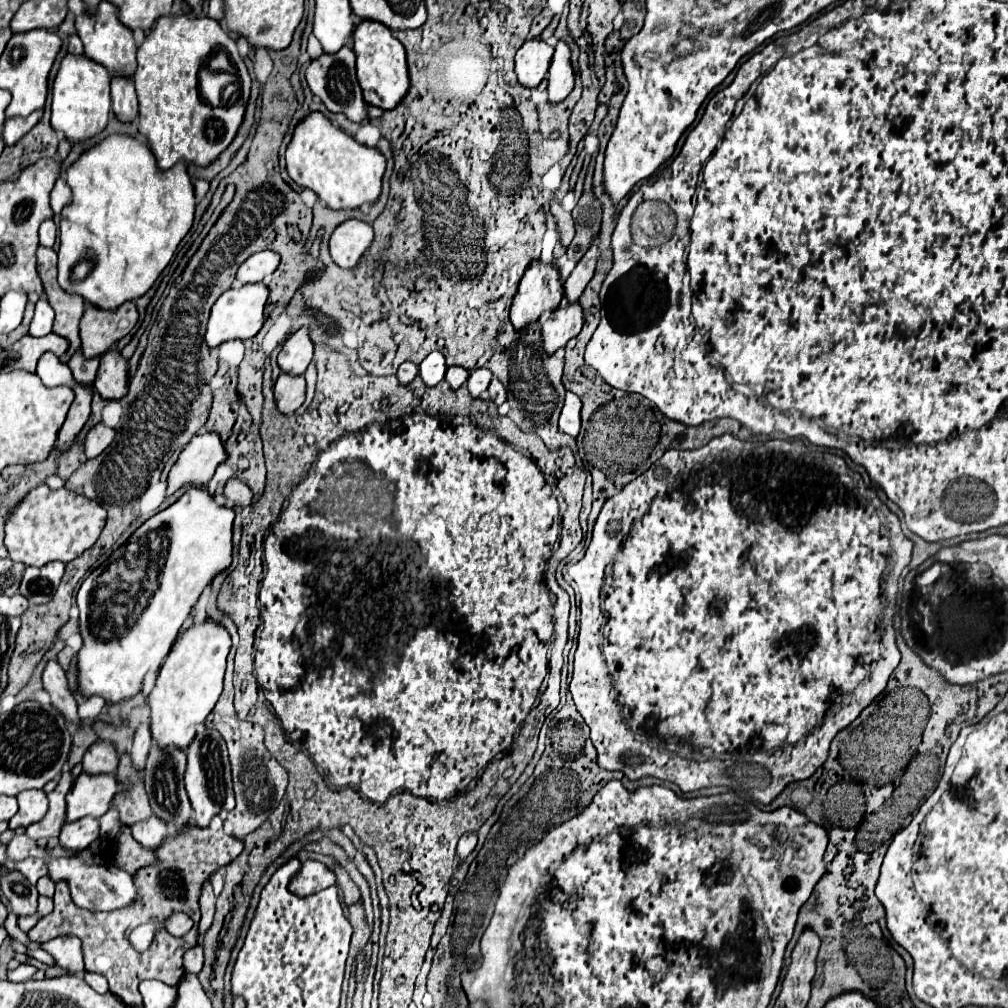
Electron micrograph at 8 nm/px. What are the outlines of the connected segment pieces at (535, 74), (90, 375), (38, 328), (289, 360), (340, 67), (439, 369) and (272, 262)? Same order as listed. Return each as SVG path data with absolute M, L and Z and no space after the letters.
M528 39L516 53L516 75L518 81L532 89L538 87L540 81L546 77L550 61L552 61L554 47L550 47L542 39Z
M78 349L68 361L68 365L74 373L74 381L78 381L78 383L92 383L96 377L96 371L98 371L98 363L100 363L100 357L92 357L92 359L82 357L82 349Z
M38 299L36 303L36 311L34 311L34 319L30 323L30 335L34 337L44 337L52 331L52 323L54 323L54 309L48 303L48 299Z
M302 327L292 333L282 345L282 351L278 353L278 365L288 375L304 375L306 367L312 361L312 351L314 345L308 337L308 329Z
M344 45L336 53L322 53L318 59L312 59L308 69L306 69L306 81L312 89L314 95L322 99L322 103L332 111L332 113L344 113L352 121L362 121L366 117L364 111L364 97L362 89L356 79L356 63L354 63L354 51Z
M432 351L418 367L420 367L420 377L426 385L436 385L444 379L446 363L444 363L444 355L440 351Z
M272 251L254 253L240 265L240 269L236 273L236 281L240 281L242 285L246 285L246 283L264 283L276 271L278 263L280 263L278 253L272 253Z

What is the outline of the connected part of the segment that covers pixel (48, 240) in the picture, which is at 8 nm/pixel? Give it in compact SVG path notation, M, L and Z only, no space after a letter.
M50 219L50 221L44 221L44 223L40 225L40 243L42 243L44 247L52 247L54 241L56 241L56 225L54 225L54 221Z

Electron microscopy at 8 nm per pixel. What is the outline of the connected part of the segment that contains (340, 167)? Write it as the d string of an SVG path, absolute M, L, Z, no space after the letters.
M320 111L308 113L292 133L292 139L286 149L286 171L288 175L300 185L312 189L330 209L354 209L362 203L374 203L380 195L382 187L382 175L386 169L386 159L376 147L368 147L358 143L354 137L350 137L340 127L334 127L328 117L324 117Z

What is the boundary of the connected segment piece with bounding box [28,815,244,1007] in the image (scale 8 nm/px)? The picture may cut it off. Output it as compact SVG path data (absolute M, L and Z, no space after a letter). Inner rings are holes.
M216 815L212 817L210 825L208 827L198 827L198 825L184 825L184 829L176 835L168 835L160 847L154 849L156 853L156 863L152 865L146 865L142 869L138 869L134 873L134 885L138 889L138 899L132 901L128 907L122 907L118 911L108 911L108 913L86 913L86 909L78 909L72 899L70 899L70 891L68 891L68 883L66 881L58 881L56 883L56 893L54 893L54 911L46 917L40 917L40 921L28 931L28 939L30 941L50 941L54 937L60 937L60 935L76 935L80 937L82 941L82 953L84 953L84 965L86 965L86 971L94 971L94 973L100 973L108 979L110 983L110 993L118 995L128 1007L142 1007L142 997L140 997L140 991L138 991L138 985L140 981L144 979L158 979L158 981L164 981L168 985L176 985L180 981L180 977L184 975L184 967L182 967L182 955L196 947L198 945L198 919L200 919L200 909L198 909L198 897L200 897L200 889L202 889L202 883L206 879L210 879L210 875L228 865L232 859L236 859L242 851L242 841L238 841L236 837L232 835L226 835L224 829L222 829L222 819ZM174 911L184 911L192 917L194 921L194 927L184 935L184 937L174 937L166 931L166 921L170 919L170 915ZM148 921L160 921L160 931L156 933L152 945L144 951L144 953L138 953L130 941L128 941L128 933L136 927L136 925L144 925Z

